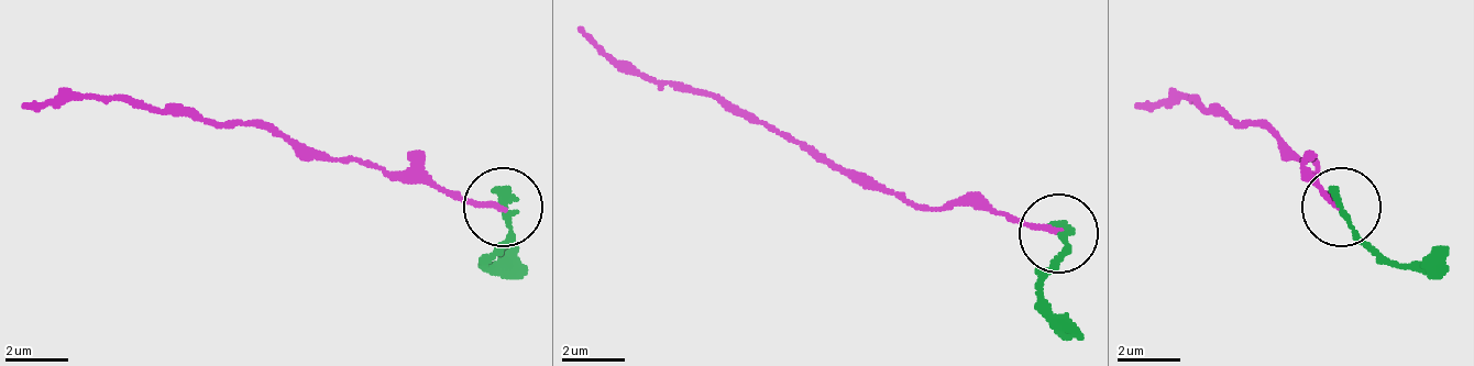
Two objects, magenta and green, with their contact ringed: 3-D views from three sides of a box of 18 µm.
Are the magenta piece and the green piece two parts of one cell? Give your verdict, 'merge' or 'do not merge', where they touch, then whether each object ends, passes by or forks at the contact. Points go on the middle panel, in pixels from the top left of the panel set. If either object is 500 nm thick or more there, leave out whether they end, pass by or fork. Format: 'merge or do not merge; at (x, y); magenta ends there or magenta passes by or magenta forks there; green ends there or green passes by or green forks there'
do not merge; at (1058, 233); magenta ends there; green ends there

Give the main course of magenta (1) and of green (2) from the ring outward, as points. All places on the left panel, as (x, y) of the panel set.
1: (501, 204), (326, 157), (263, 125), (152, 102), (73, 93), (24, 110)
2: (501, 204), (508, 236), (484, 261), (493, 268), (516, 244)

